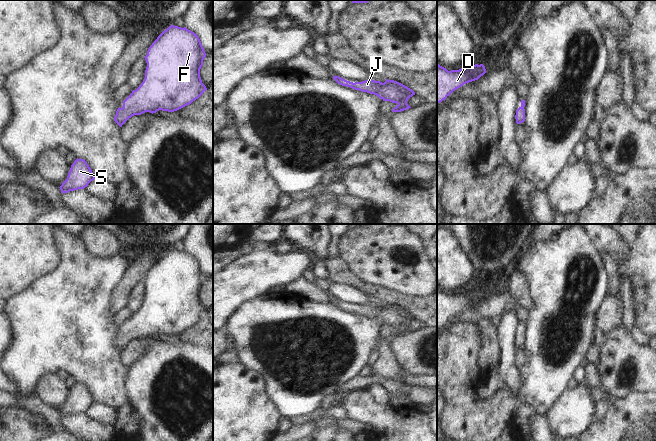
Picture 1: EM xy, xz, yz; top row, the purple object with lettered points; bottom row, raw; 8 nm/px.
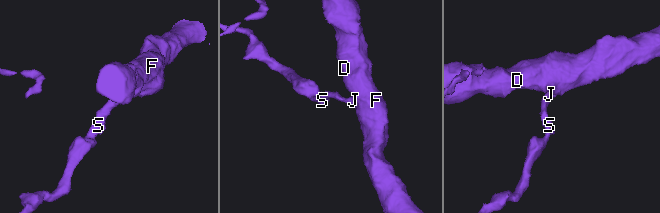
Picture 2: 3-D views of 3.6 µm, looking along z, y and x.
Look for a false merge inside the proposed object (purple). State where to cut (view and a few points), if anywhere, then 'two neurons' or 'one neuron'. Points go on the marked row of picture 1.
cut none; one neuron

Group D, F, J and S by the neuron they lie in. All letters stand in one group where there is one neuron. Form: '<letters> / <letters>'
D F J S

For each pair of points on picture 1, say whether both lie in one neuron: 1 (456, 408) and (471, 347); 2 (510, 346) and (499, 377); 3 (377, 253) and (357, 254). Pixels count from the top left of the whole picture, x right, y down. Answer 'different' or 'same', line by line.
1: same
2: same
3: same

